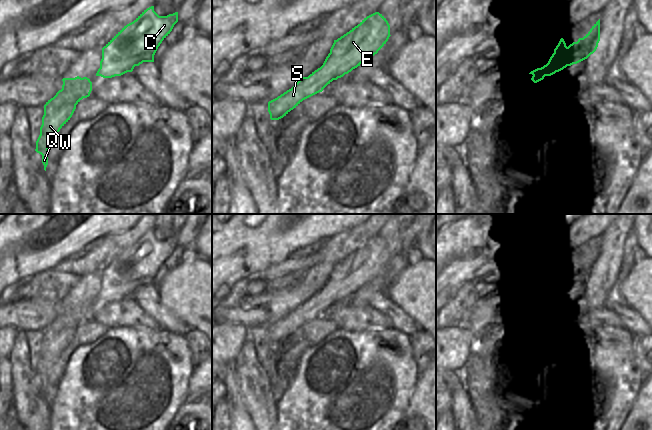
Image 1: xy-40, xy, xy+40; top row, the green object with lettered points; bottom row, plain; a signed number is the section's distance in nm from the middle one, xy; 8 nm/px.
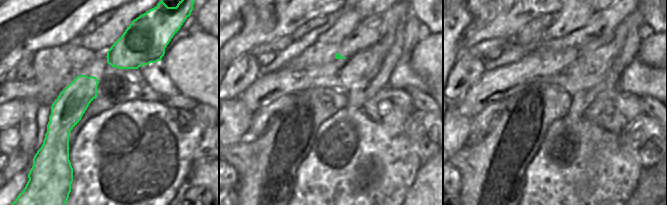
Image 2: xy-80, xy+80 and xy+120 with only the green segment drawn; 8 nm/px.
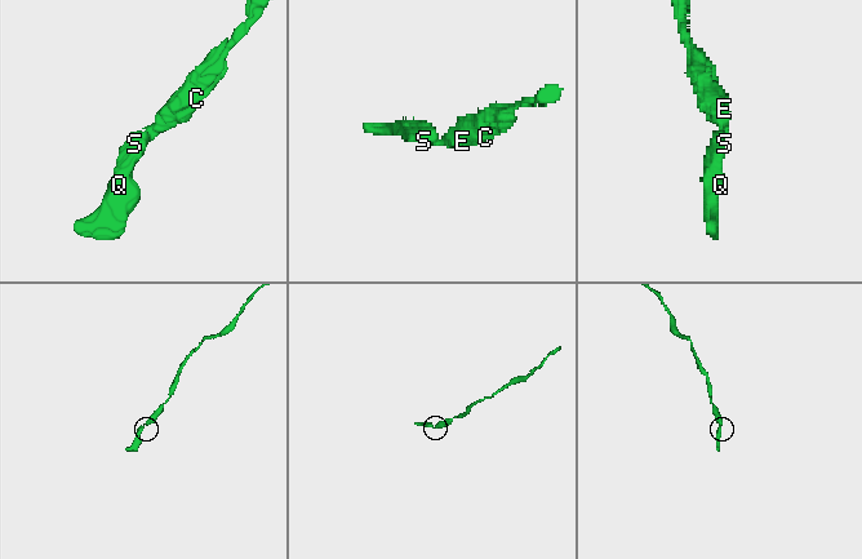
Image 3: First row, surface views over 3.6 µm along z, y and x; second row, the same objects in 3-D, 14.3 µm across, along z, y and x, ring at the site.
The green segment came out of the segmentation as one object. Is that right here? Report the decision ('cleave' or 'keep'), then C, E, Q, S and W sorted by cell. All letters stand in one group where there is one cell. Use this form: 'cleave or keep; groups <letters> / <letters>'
cleave; groups C E / Q S W

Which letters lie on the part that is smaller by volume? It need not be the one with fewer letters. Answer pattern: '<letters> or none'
Q, S, W

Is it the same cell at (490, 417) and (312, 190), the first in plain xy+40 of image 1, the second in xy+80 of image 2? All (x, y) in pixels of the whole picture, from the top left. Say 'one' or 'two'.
two

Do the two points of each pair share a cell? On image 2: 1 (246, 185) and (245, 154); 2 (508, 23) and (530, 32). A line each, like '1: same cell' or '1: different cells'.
1: same cell
2: different cells

